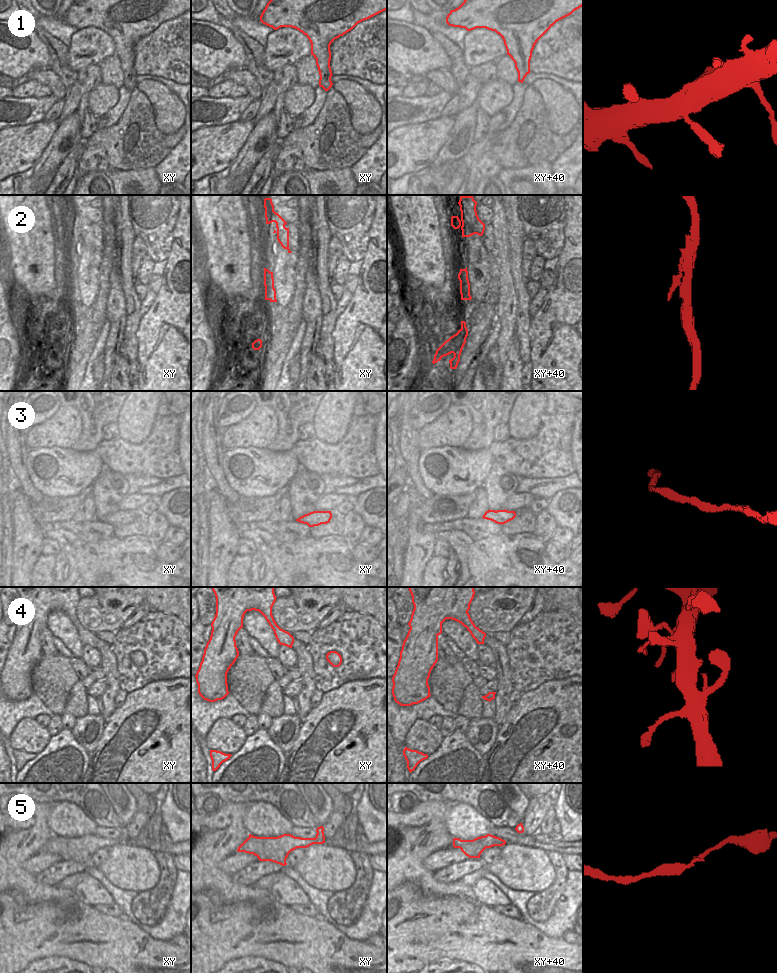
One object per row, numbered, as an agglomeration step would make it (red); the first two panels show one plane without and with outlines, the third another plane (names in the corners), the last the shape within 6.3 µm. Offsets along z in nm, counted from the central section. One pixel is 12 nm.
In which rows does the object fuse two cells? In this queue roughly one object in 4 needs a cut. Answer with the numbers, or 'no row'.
no row

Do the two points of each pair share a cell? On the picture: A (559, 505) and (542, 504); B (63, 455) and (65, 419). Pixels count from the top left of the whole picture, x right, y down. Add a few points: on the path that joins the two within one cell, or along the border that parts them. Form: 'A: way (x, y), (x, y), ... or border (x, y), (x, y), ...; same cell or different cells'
A: border (549, 499), (549, 504), (545, 510); different cells
B: border (70, 447), (39, 448); different cells

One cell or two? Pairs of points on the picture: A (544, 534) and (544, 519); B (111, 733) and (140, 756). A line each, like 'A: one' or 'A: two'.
A: one
B: one

